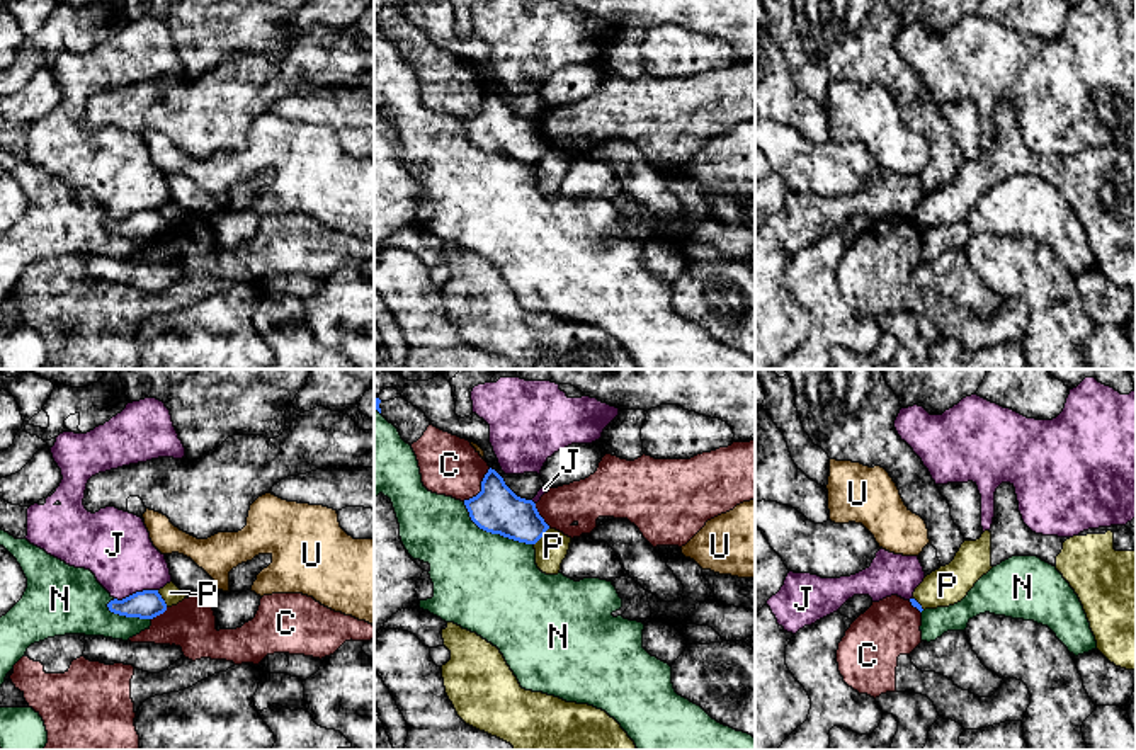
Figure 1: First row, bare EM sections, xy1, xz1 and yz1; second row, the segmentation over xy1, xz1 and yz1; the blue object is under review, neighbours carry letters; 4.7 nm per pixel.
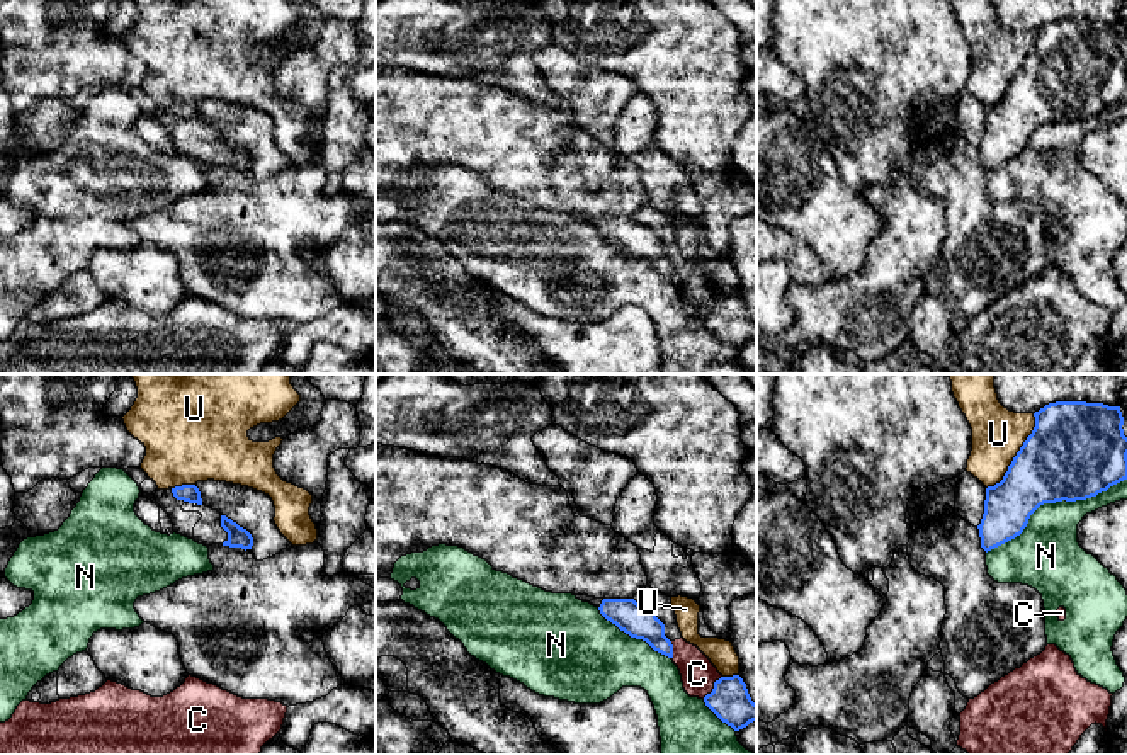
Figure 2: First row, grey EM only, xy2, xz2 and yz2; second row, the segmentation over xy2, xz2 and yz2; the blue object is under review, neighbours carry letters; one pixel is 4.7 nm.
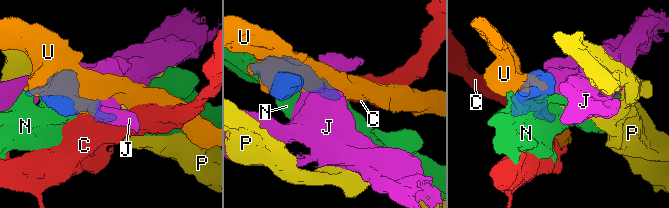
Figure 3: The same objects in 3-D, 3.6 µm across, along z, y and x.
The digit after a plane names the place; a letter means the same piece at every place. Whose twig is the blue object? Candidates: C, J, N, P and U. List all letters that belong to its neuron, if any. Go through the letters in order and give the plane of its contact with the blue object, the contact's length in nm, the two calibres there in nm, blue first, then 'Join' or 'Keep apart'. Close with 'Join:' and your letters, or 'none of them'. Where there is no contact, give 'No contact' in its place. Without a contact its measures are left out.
C: Touches blue in xz1. Shared border 200 nm. Thickness 220 nm (blue) against 280 nm. Keep apart
J: Touches blue in xy1. Shared border 220 nm. Thickness 140 nm (blue) against 340 nm. Keep apart
N: Touches blue in yz2. Shared border 750 nm. Thickness 440 nm (blue) against 320 nm. Keep apart
P: Touches blue in xz1. Shared border 120 nm. Thickness 220 nm (blue) against 150 nm. Keep apart
U: Touches blue in yz2. Shared border 420 nm. Thickness 420 nm (blue) against 240 nm. Keep apart
Join: none of them

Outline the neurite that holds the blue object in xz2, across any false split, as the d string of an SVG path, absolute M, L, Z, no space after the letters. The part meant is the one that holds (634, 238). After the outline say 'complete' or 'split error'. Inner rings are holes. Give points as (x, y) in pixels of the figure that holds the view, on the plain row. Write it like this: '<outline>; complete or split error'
M603 218L598 230L631 257L643 258L654 270L673 277L673 264L665 255L665 243L653 228L637 223L634 218Z; complete

